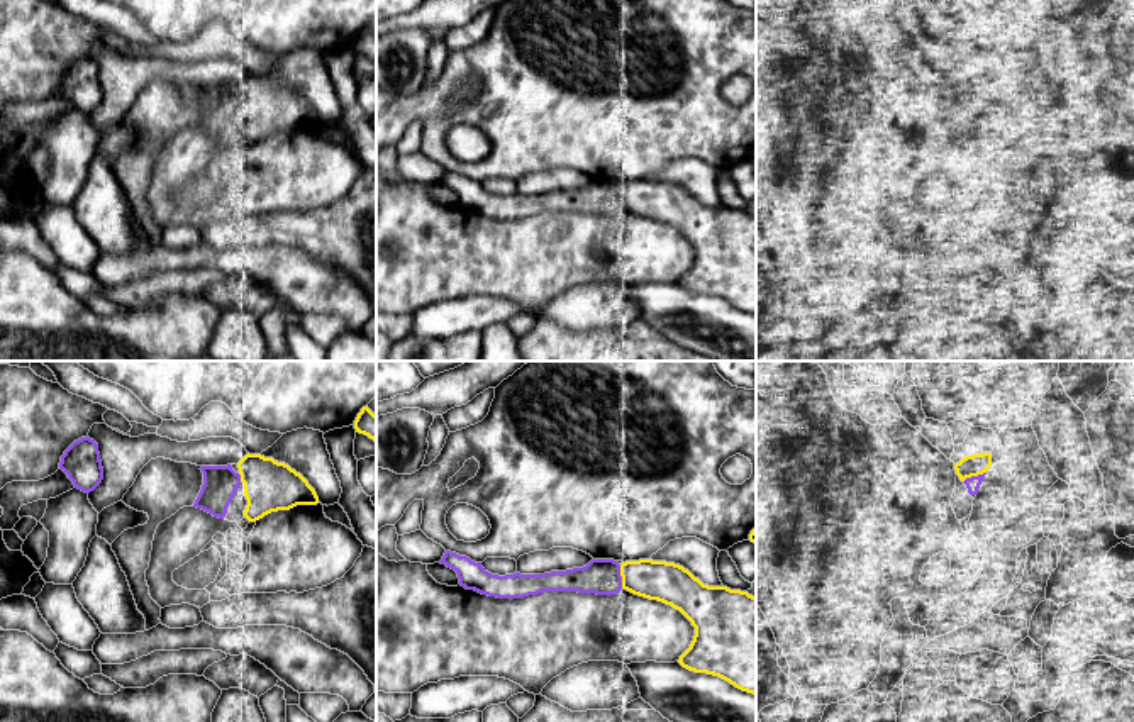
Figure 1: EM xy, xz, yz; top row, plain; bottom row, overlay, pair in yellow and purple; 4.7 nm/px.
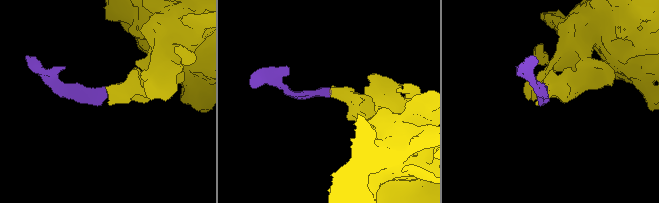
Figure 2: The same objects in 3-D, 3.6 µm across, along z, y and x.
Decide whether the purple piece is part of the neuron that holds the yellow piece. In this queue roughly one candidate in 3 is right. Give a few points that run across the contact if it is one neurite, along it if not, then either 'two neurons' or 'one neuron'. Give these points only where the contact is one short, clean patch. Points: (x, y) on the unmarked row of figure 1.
one neuron

